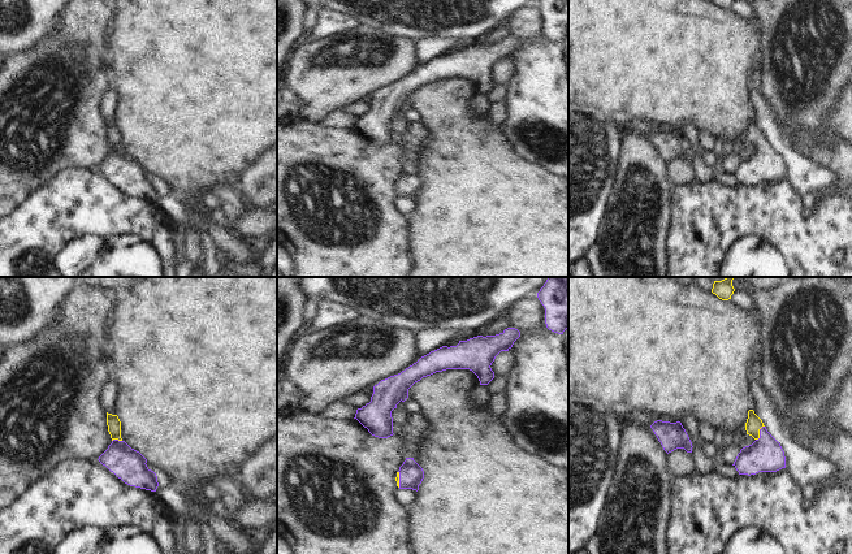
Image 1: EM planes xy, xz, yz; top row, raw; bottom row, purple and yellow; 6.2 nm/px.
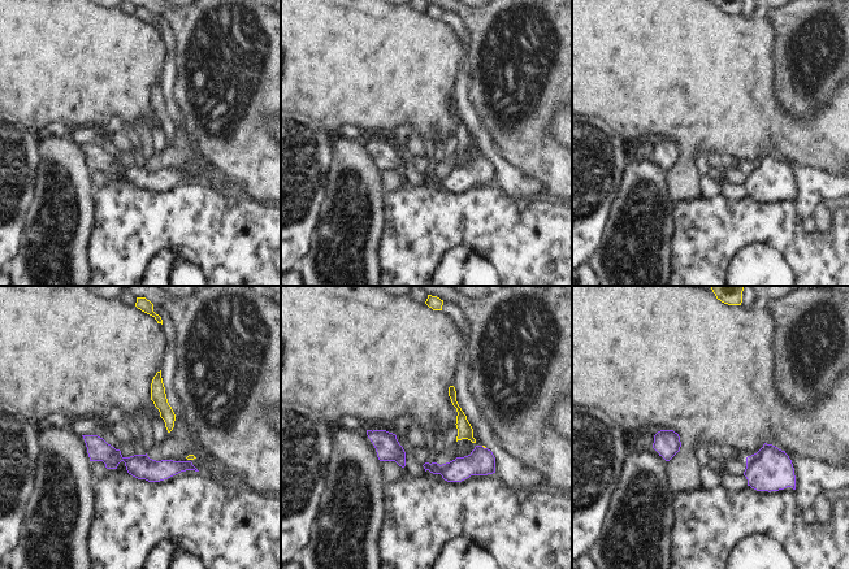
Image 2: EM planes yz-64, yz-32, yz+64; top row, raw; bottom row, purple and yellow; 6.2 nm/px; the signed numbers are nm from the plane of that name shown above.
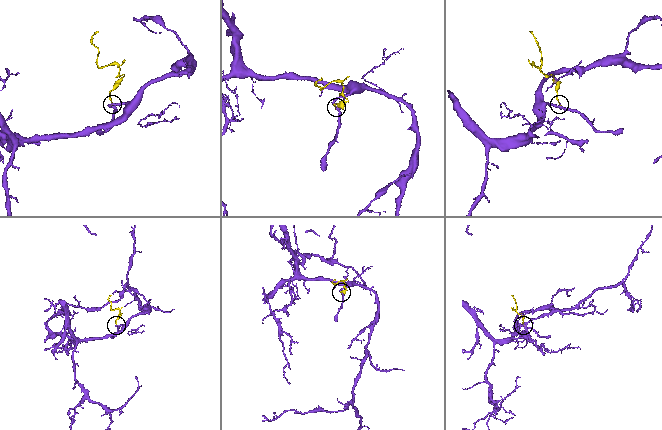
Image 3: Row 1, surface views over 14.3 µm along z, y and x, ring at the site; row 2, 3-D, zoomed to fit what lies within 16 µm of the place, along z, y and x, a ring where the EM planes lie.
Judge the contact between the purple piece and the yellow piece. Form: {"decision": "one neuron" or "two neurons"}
{"decision": "one neuron"}

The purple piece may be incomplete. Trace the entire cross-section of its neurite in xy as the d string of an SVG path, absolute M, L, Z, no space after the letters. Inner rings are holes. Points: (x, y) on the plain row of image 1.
M107 121L107 134L112 152L98 169L125 192L156 200L159 195L157 185L147 176L147 168L121 147L118 125Z

